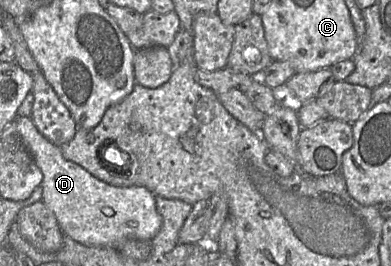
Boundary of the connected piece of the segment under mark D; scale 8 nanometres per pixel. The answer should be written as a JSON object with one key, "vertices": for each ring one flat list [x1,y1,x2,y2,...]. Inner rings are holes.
{"vertices":[[17,116,21,139,43,173,42,201,55,215,64,233,86,246,116,247,127,239,152,240,162,225,155,195,146,187,118,187,99,180,63,157,61,148,45,138,31,117]]}

